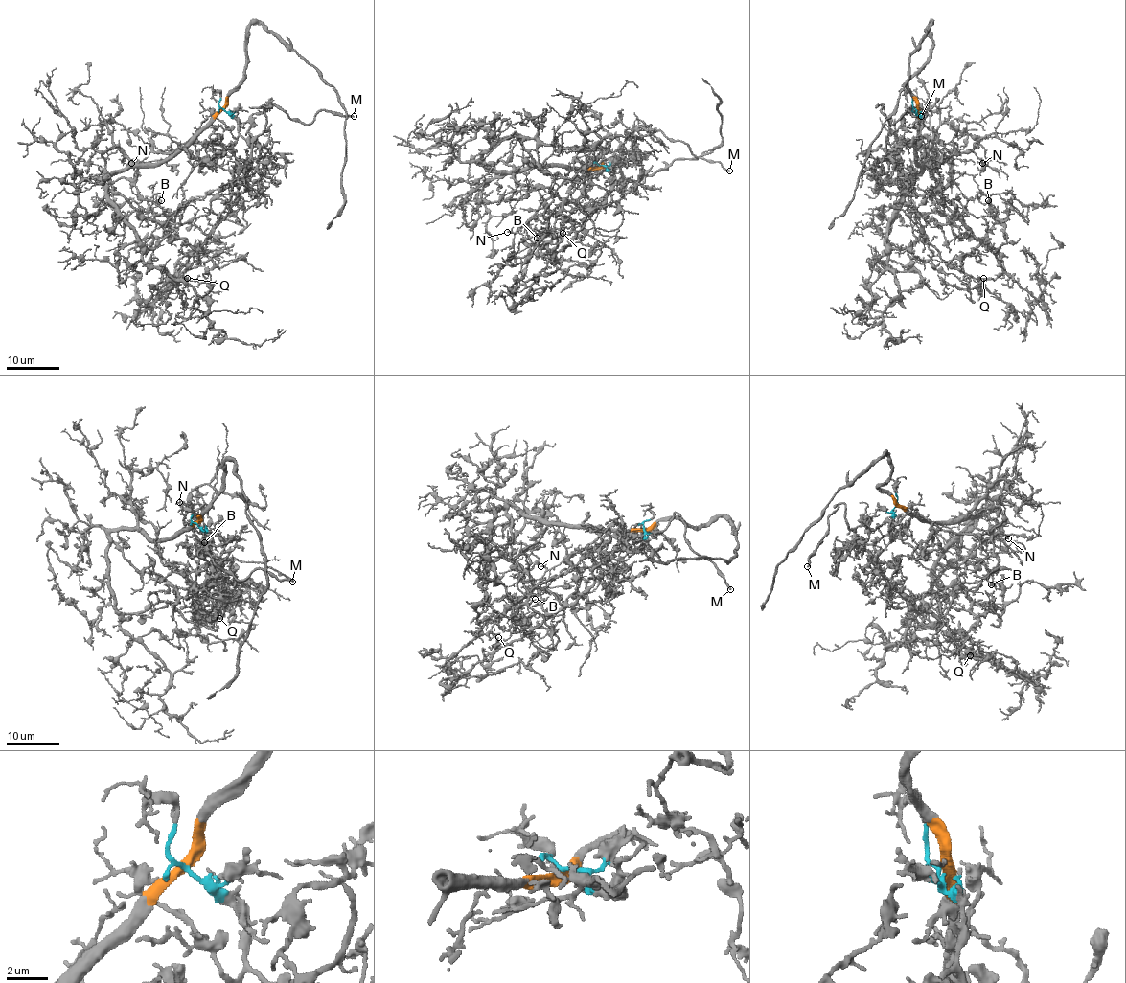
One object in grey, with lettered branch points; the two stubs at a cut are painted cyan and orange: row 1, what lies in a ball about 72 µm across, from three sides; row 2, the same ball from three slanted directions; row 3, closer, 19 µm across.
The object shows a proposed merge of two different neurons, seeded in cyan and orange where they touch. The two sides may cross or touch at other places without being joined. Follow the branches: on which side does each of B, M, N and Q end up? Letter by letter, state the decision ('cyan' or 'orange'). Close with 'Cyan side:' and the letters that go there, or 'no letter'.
B: cyan
M: cyan
N: orange
Q: cyan
Cyan side: B, M, Q

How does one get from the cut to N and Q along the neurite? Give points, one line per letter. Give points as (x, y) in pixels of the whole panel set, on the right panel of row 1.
N: (915, 108), (918, 131), (924, 137), (939, 148), (952, 152), (972, 151), (982, 164)
Q: (915, 108), (921, 132), (884, 159), (918, 194), (934, 195), (995, 254), (1002, 271), (995, 280), (983, 278)

